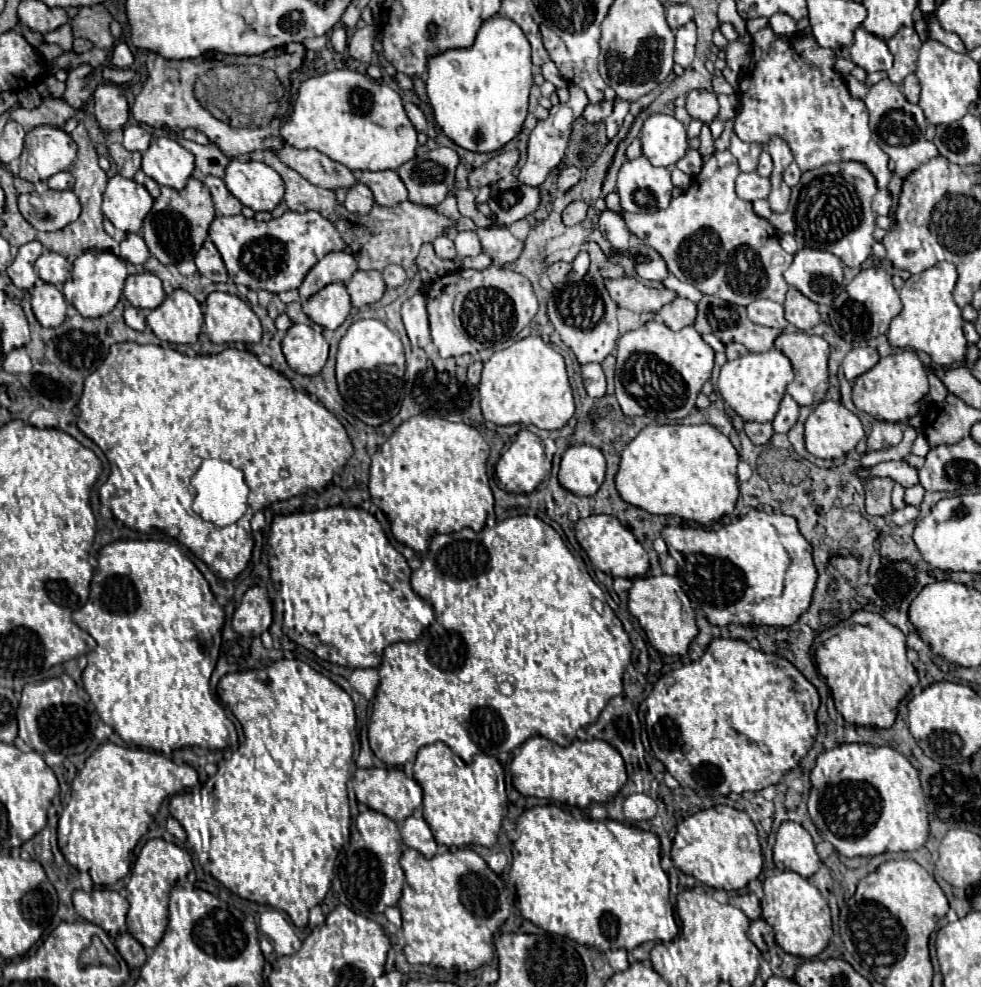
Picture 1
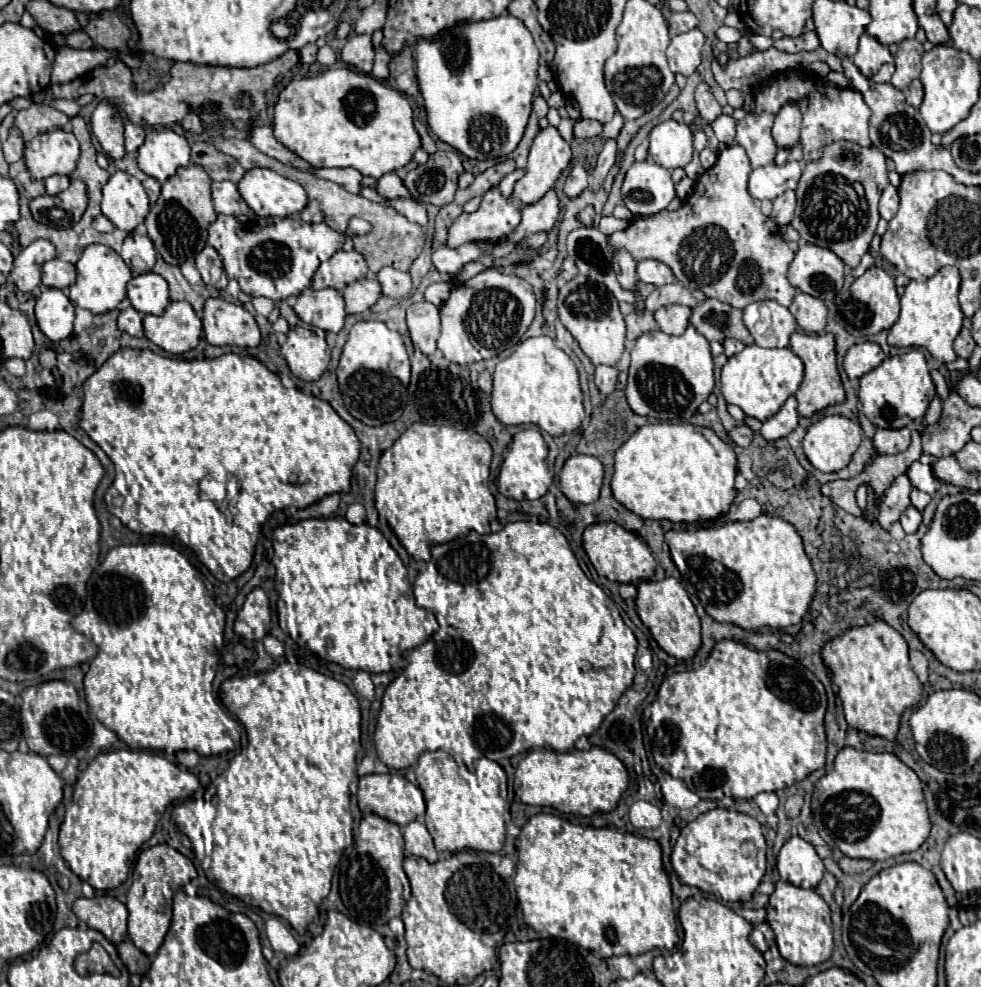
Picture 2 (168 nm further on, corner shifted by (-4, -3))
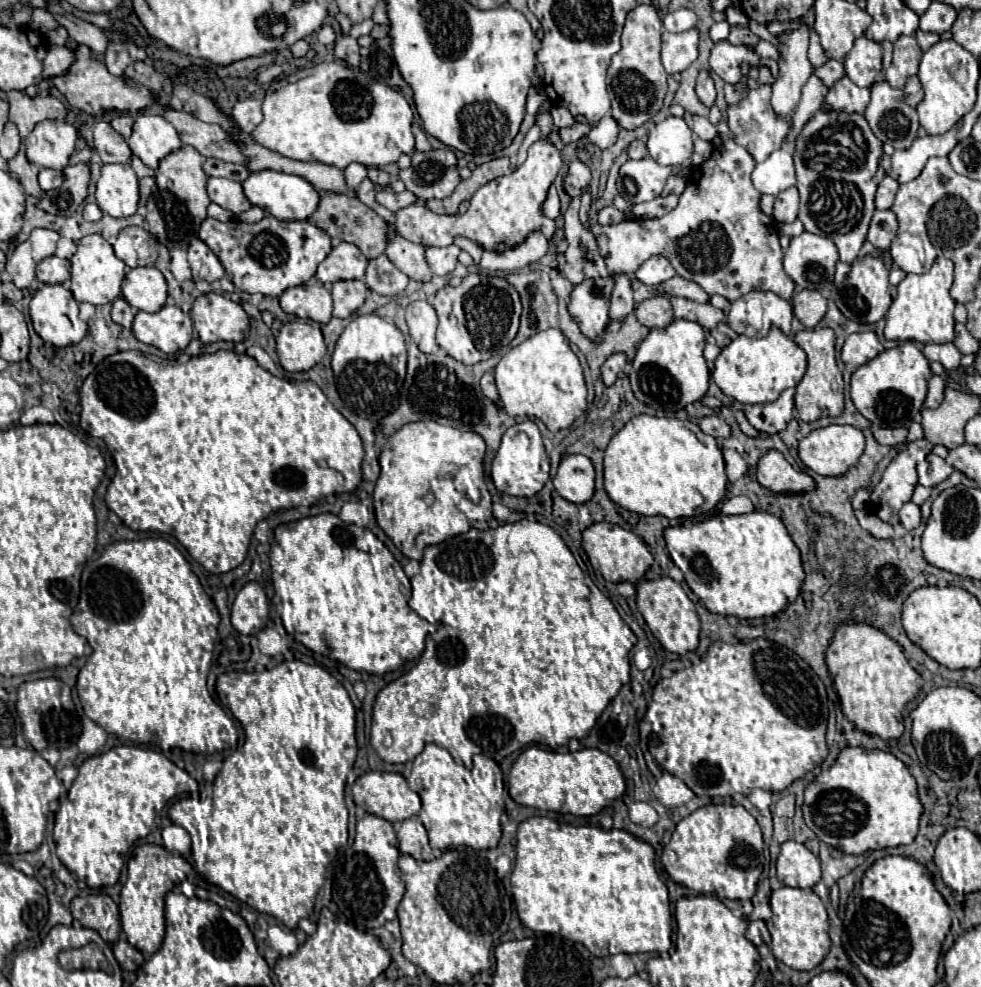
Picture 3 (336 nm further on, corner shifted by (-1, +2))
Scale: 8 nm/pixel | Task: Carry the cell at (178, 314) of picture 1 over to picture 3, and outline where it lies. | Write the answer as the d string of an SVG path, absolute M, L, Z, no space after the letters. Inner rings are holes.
M164 306L154 314L138 312L132 322L132 332L140 342L156 346L164 354L176 354L190 344L194 328L190 316L178 306Z

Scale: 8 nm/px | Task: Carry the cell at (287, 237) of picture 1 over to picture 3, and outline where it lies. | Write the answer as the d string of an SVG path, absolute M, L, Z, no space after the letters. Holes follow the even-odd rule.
M264 216L258 224L246 224L238 218L232 218L228 222L220 222L220 220L214 220L214 218L206 218L202 224L200 224L200 230L198 230L198 238L210 246L210 250L218 256L218 260L222 262L224 270L226 270L226 276L234 282L234 286L242 292L248 292L248 294L264 294L264 296L280 296L286 288L292 288L292 286L300 286L304 282L308 282L314 274L316 274L316 266L330 254L332 246L330 246L330 236L310 224L308 220L306 222L282 222L274 216Z

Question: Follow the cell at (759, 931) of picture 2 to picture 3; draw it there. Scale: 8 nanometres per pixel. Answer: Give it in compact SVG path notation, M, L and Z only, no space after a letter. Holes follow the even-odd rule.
M763 920L749 921L745 936L757 947L771 941L770 933Z

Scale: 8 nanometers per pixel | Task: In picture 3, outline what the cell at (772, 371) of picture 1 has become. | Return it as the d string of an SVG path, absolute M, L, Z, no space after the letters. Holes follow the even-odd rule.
M770 328L768 336L752 338L738 336L730 346L726 346L714 362L712 378L720 390L742 404L774 402L780 392L794 388L806 372L806 352L790 338L780 332L780 328Z

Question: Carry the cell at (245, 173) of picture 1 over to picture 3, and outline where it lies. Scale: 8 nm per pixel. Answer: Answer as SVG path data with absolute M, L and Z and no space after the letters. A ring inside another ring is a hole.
M260 170L248 176L248 180L242 184L246 198L254 204L260 206L266 214L284 220L284 222L294 222L294 220L308 220L314 210L318 208L320 202L320 192L302 176L296 174L284 174L284 172L274 172L274 170Z

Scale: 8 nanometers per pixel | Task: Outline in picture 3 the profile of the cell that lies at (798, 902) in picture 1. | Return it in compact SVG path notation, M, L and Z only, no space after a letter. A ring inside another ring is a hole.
M778 888L770 896L772 918L766 922L772 936L772 954L776 960L788 964L794 970L816 968L830 950L828 938L828 914L822 900L812 890L802 888Z

